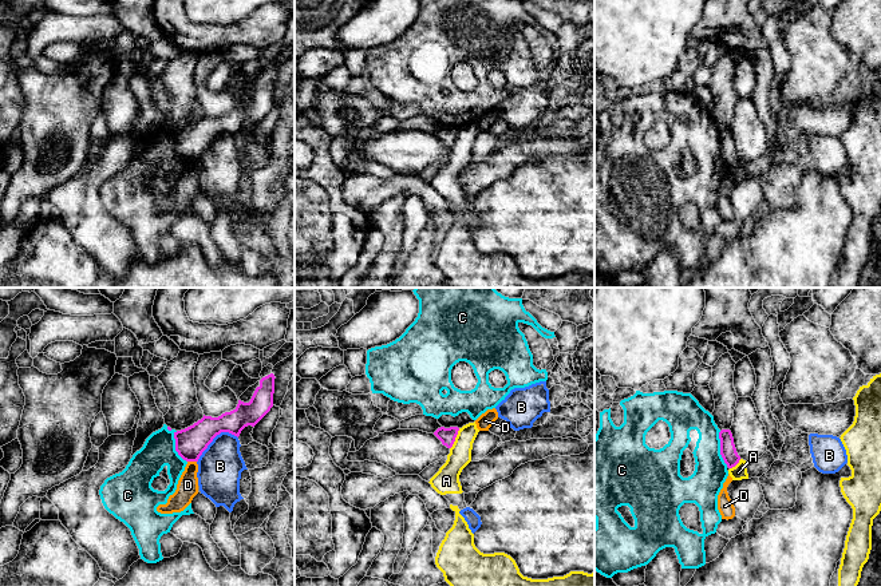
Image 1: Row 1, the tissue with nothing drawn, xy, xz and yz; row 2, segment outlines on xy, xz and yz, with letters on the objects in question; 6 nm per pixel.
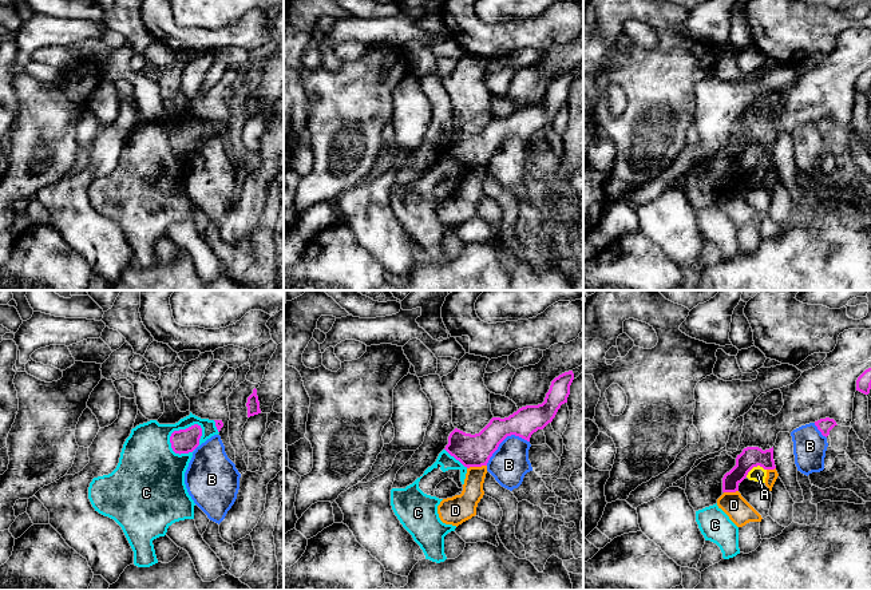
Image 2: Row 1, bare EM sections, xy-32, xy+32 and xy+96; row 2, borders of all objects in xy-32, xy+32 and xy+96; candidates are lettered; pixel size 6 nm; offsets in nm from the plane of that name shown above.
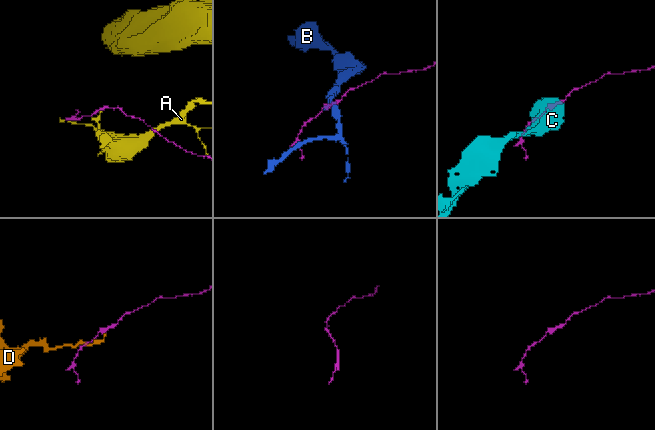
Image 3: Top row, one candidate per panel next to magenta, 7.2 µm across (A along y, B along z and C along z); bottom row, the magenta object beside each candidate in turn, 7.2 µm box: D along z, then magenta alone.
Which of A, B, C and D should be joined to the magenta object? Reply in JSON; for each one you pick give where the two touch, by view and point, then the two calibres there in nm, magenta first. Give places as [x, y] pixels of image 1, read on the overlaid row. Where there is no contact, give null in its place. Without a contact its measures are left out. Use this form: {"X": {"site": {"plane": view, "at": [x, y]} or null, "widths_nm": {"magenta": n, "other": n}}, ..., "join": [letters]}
{"join": []}

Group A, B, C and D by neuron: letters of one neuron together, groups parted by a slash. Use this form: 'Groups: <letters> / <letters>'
Groups: A / B / C / D

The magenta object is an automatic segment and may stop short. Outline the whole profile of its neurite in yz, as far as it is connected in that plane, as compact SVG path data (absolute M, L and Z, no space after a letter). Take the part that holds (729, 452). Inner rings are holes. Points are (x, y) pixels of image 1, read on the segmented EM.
M722 429L719 432L719 439L720 439L720 455L727 464L728 468L735 467L740 456L736 452L735 444L734 444L734 437L730 429Z

